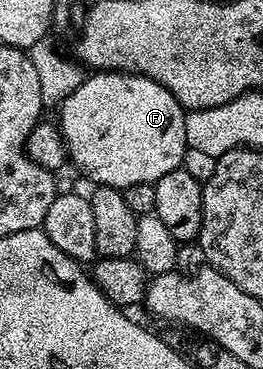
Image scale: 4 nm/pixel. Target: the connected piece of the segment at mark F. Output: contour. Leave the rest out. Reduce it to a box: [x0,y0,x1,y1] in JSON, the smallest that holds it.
[57,71,187,190]

